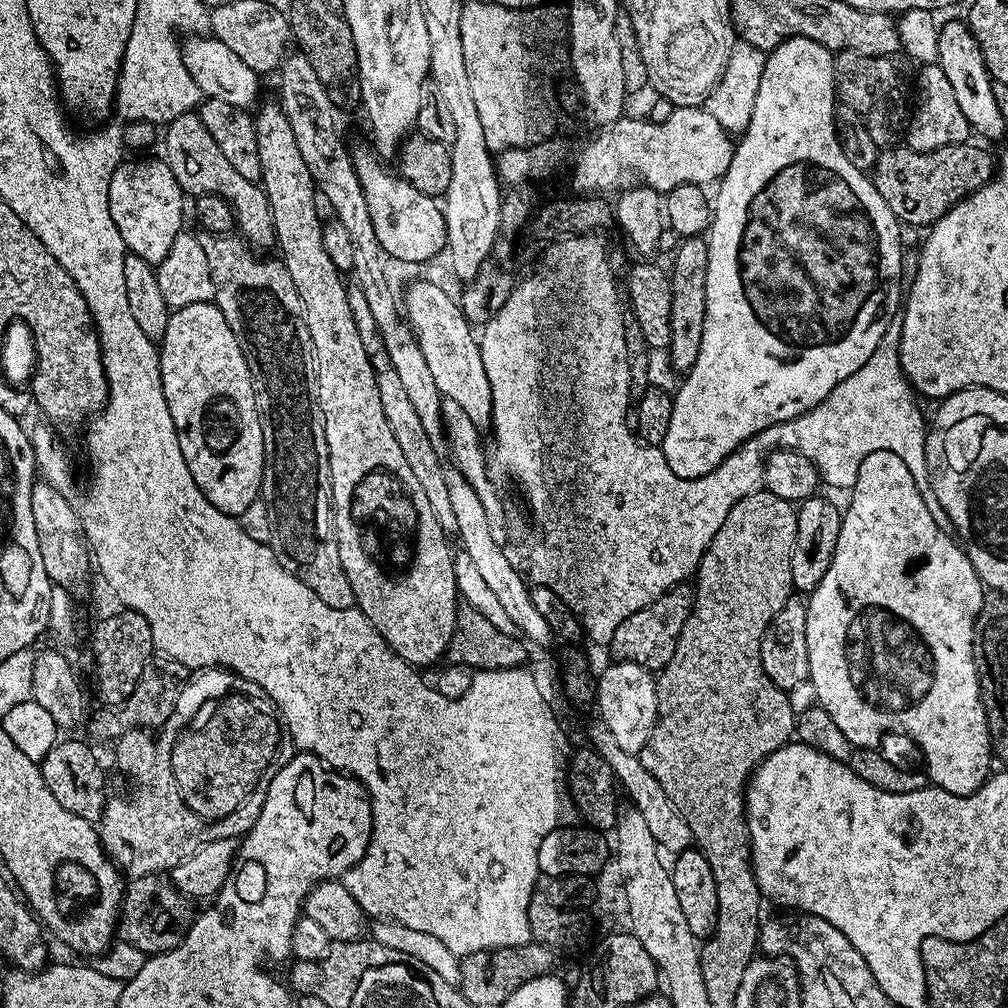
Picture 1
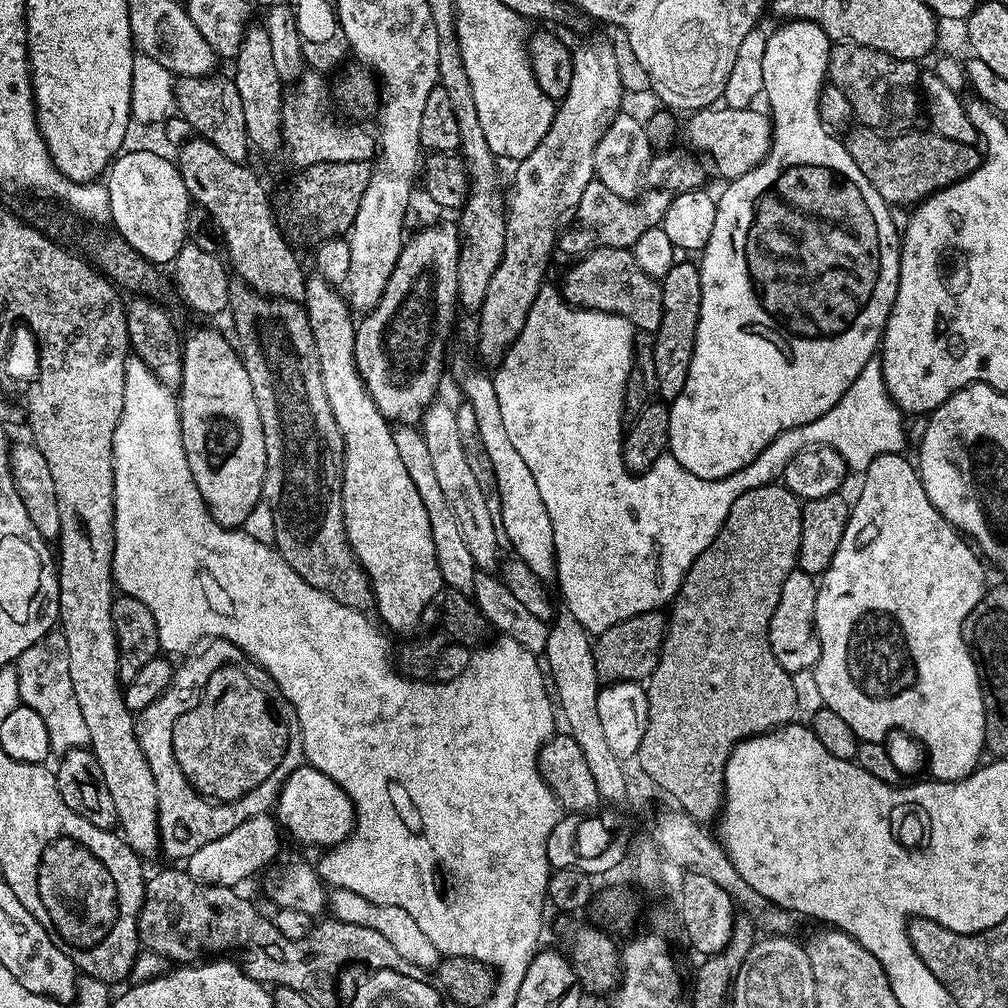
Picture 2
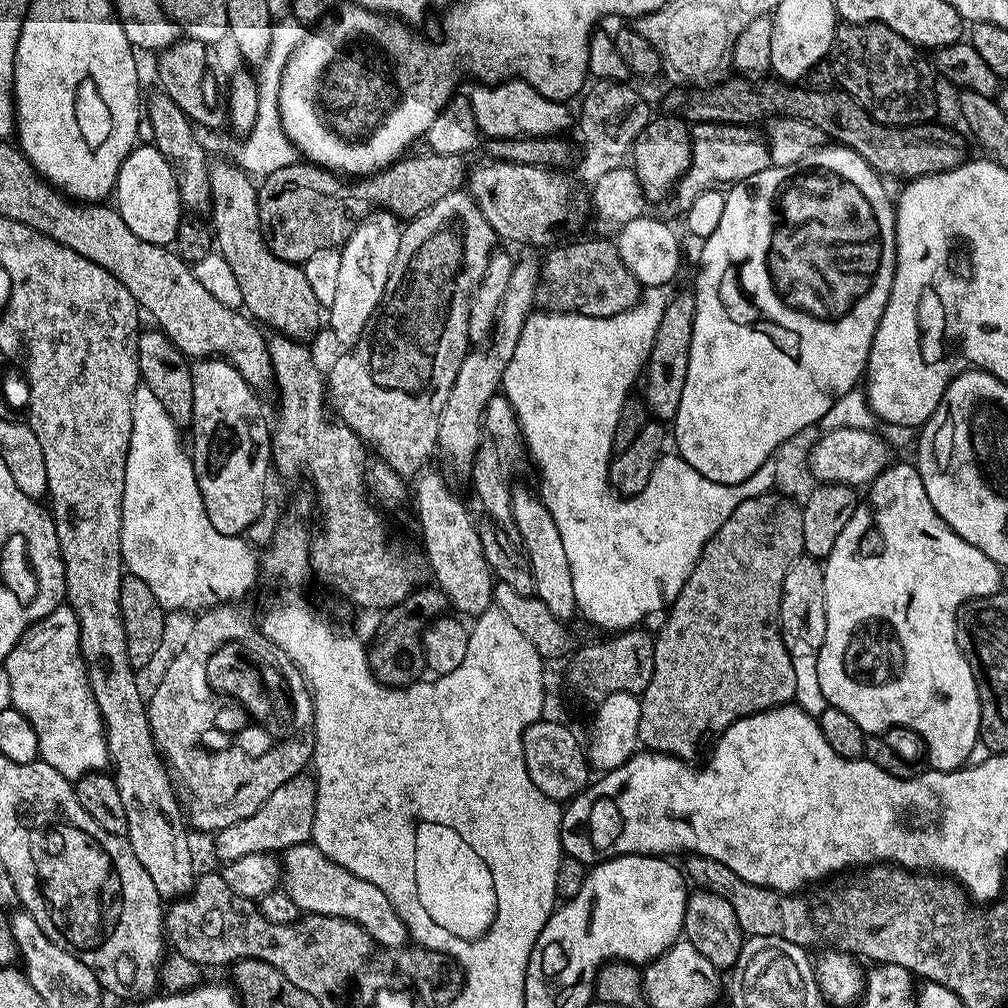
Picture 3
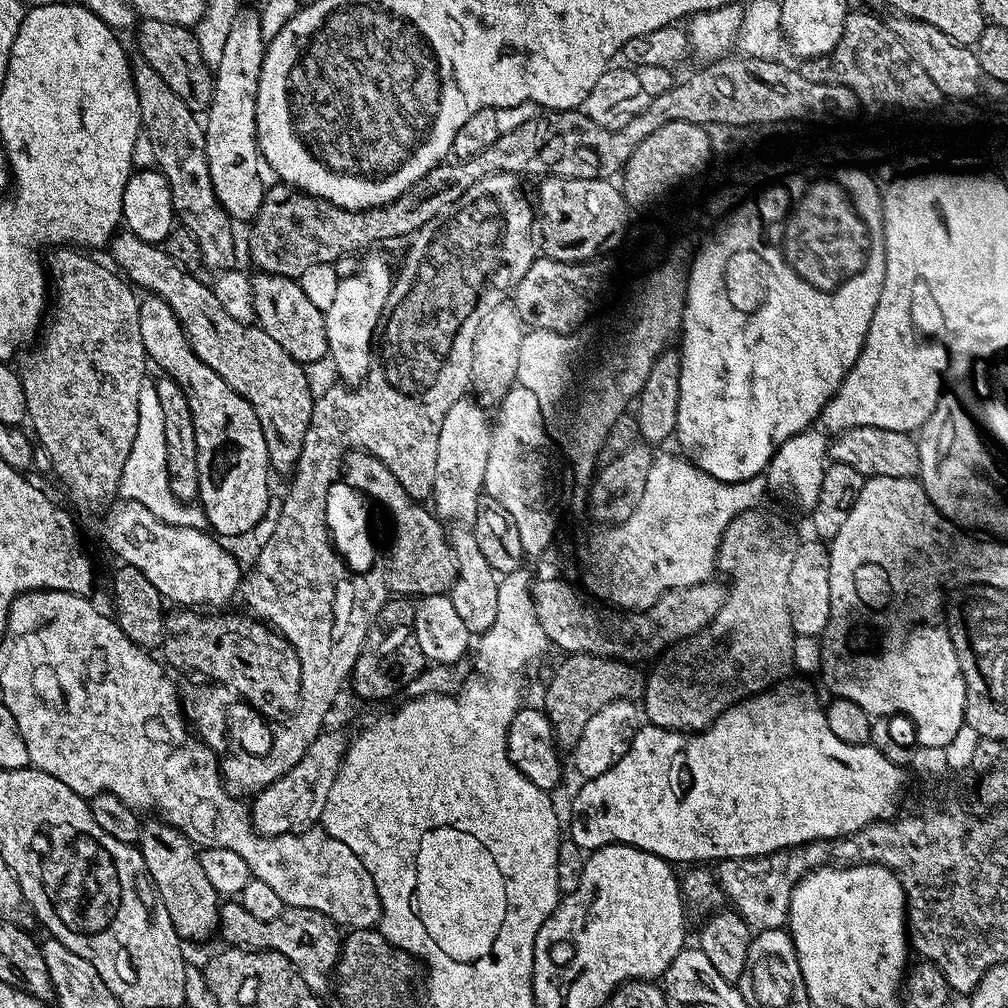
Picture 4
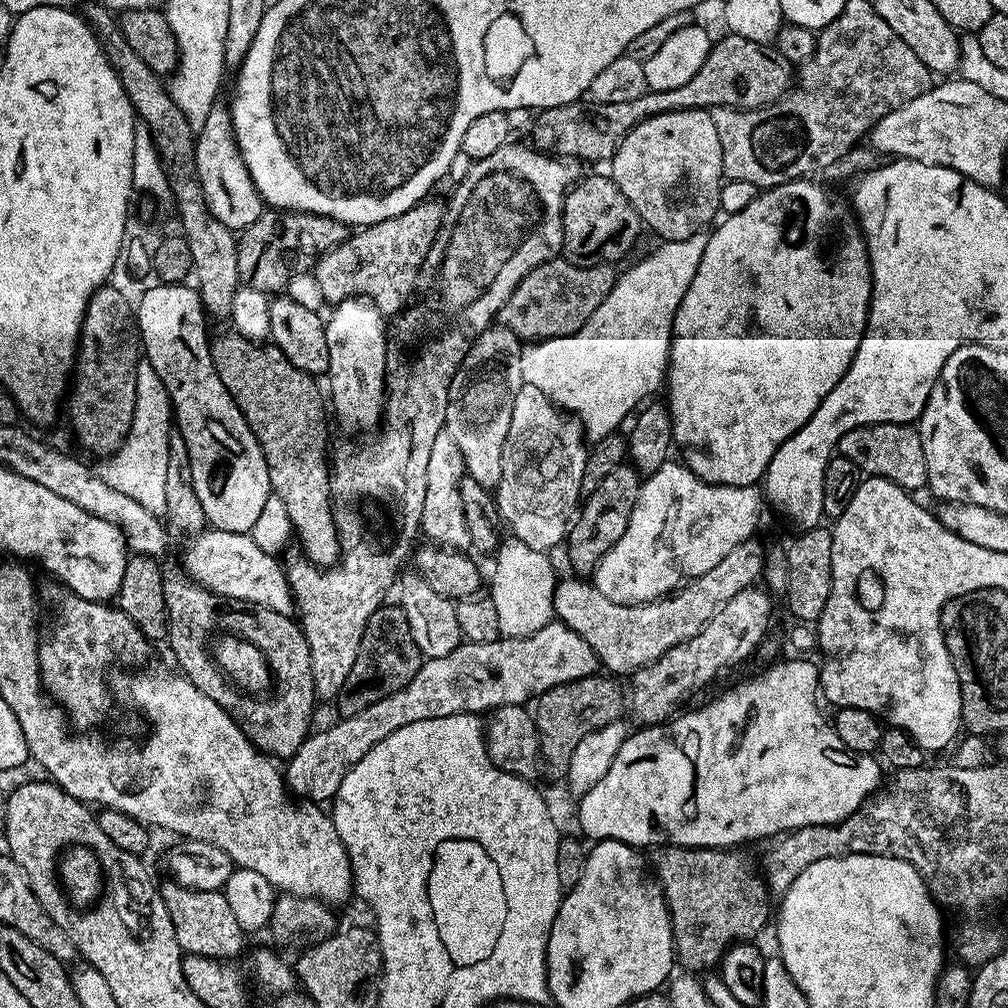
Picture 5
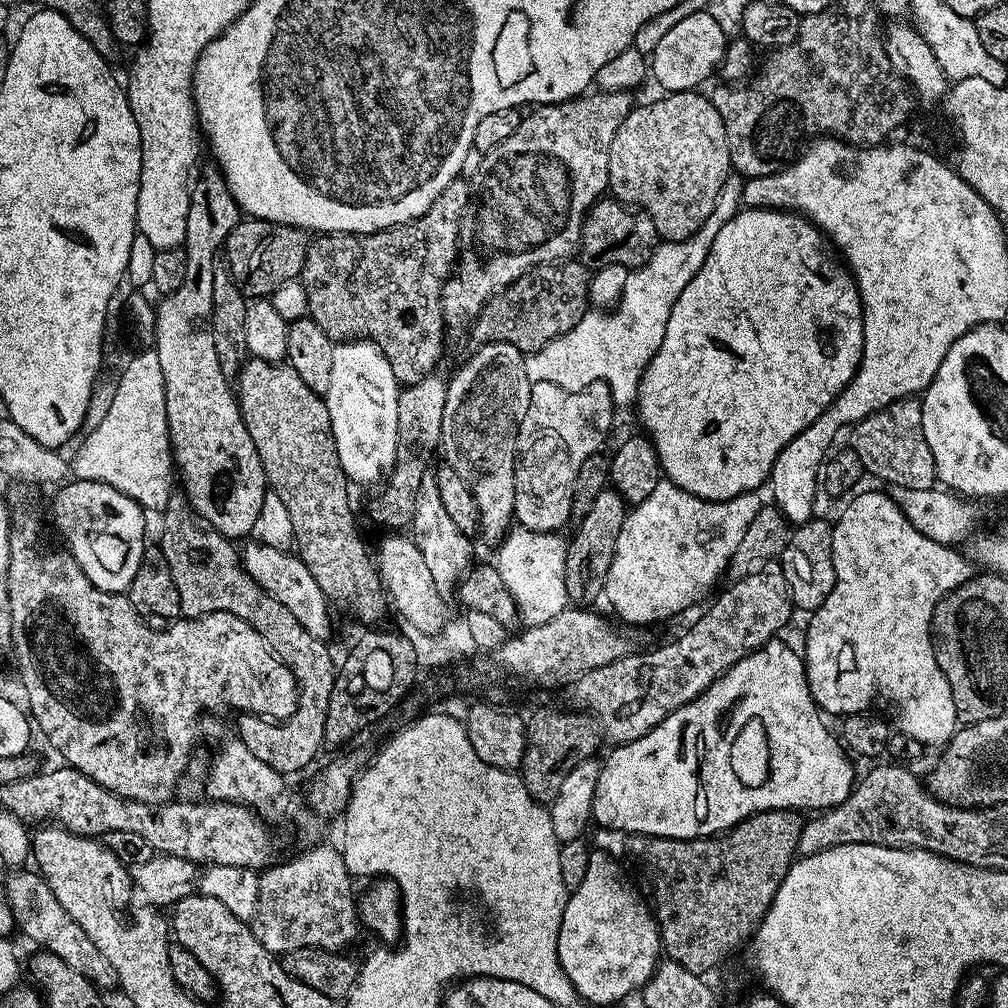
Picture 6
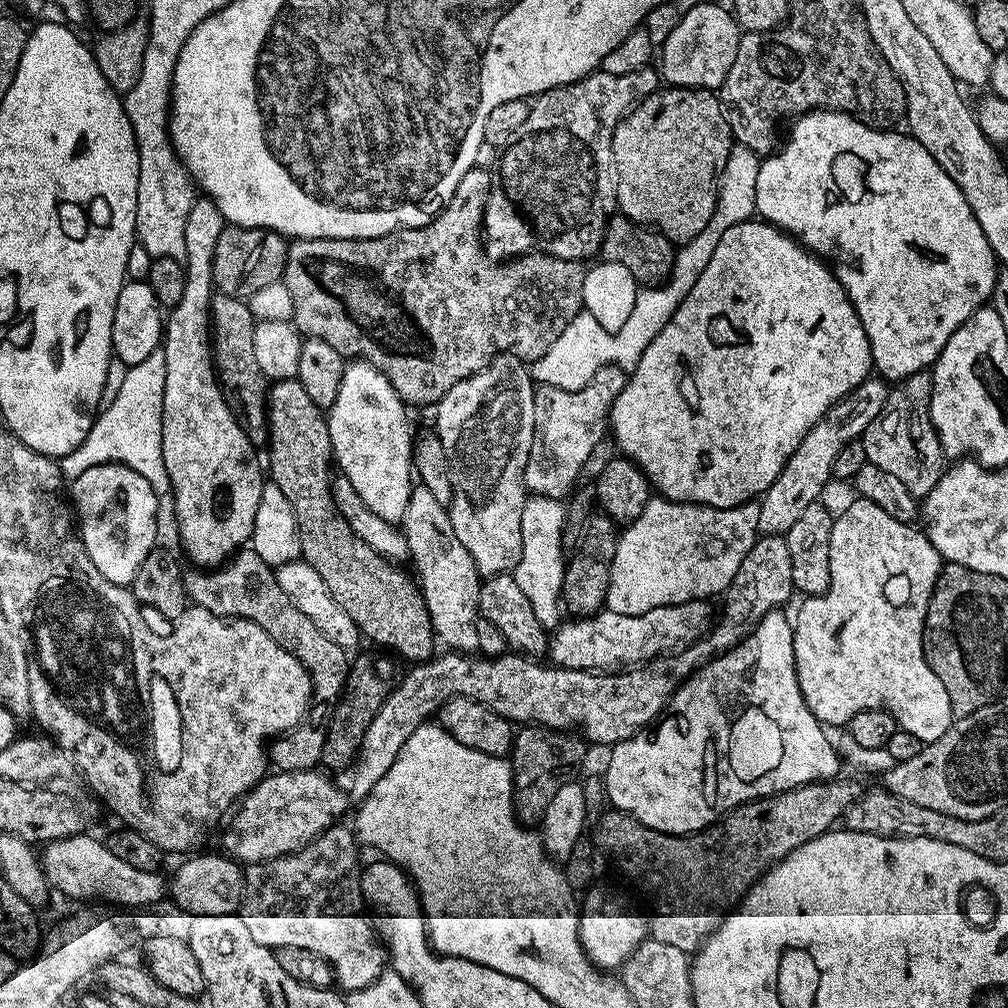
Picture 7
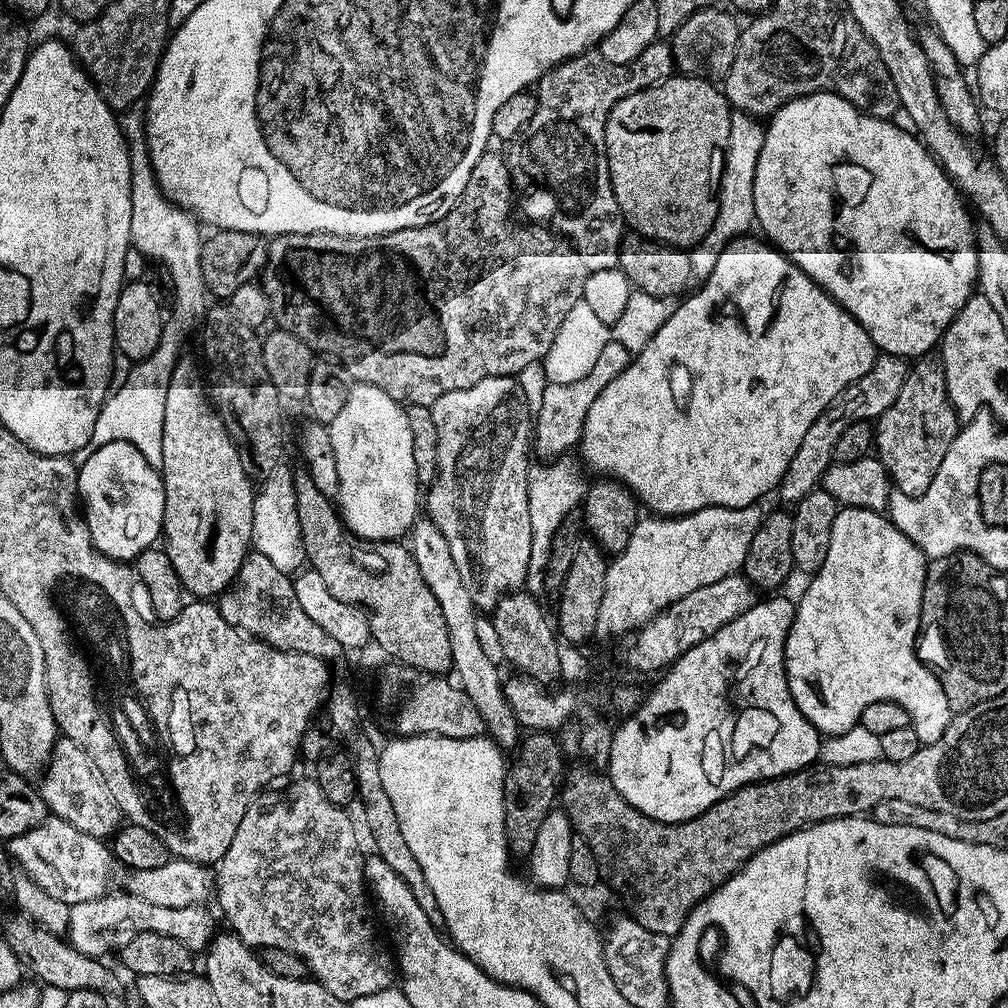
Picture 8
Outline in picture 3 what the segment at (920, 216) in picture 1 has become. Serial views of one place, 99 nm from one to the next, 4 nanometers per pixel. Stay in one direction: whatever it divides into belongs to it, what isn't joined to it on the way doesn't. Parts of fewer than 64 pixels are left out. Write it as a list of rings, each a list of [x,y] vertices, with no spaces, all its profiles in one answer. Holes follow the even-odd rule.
[[[748,78],[735,79],[724,80],[721,84],[713,83],[703,91],[693,91],[696,93],[692,96],[692,124],[752,126],[755,125],[755,120],[763,121],[777,114],[793,116],[794,119],[820,127],[828,138],[857,152],[875,172],[880,173],[881,177],[897,176],[900,182],[949,172],[969,159],[970,153],[964,145],[965,133],[943,128],[942,125],[936,124],[937,122],[907,126],[879,124],[853,96],[849,96],[843,90],[820,91],[809,86],[789,86],[775,79],[768,80],[769,78],[761,79],[759,82],[753,82]]]

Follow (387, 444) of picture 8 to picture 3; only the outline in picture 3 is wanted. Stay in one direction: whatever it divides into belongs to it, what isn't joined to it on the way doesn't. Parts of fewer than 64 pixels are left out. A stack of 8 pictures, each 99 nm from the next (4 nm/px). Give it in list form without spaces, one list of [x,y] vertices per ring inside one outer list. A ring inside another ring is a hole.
[[[373,212],[352,231],[350,238],[339,249],[338,287],[334,306],[326,309],[326,324],[332,327],[336,340],[344,346],[351,346],[360,339],[364,329],[372,323],[372,317],[380,306],[380,299],[386,290],[388,275],[394,258],[398,254],[398,242],[402,224],[390,212]]]

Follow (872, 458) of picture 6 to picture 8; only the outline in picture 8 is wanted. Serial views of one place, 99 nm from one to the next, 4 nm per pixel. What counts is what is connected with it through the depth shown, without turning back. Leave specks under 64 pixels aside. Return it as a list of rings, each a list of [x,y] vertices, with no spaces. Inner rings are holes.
[[[932,354],[919,357],[909,367],[902,394],[894,398],[894,406],[885,410],[874,424],[875,455],[892,477],[899,495],[921,496],[928,489],[961,427],[962,421],[946,390],[944,365]]]

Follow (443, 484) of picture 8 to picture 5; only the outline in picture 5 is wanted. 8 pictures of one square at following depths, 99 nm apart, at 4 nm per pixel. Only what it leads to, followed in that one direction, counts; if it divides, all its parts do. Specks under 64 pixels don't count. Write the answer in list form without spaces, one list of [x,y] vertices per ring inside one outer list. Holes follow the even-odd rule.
[[[489,326],[475,340],[448,387],[444,427],[462,450],[465,473],[483,488],[495,489],[502,478],[502,446],[510,434],[514,398],[524,383],[522,342],[503,326]]]

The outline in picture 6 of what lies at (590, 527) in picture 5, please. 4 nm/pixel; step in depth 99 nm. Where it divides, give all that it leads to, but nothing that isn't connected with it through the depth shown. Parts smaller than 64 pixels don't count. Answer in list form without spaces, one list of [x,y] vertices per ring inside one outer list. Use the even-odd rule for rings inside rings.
[[[609,486],[594,498],[594,506],[590,506],[586,518],[575,525],[576,533],[566,544],[566,594],[573,605],[592,606],[596,599],[604,596],[604,577],[610,574],[610,562],[614,562],[614,550],[625,515],[624,499]]]

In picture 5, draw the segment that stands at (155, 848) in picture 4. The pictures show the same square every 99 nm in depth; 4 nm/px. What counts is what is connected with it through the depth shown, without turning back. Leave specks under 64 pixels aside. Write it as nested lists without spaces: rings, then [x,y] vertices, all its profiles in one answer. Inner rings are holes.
[[[175,882],[159,885],[160,897],[166,902],[170,922],[174,922],[174,934],[185,953],[197,952],[203,956],[212,956],[216,960],[231,961],[244,948],[246,933],[238,926],[230,902],[226,902],[223,891],[195,892]]]

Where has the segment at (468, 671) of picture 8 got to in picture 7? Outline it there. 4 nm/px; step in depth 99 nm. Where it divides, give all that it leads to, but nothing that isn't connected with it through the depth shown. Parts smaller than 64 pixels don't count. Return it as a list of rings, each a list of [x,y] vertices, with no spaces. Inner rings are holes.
[[[422,486],[413,487],[410,502],[404,511],[402,531],[408,540],[408,555],[416,563],[420,593],[424,595],[426,610],[432,619],[433,633],[445,649],[475,653],[478,649],[477,619],[480,616],[480,585],[482,577],[476,571],[474,558],[458,542],[454,526],[448,517],[445,504],[438,502],[430,490]]]

